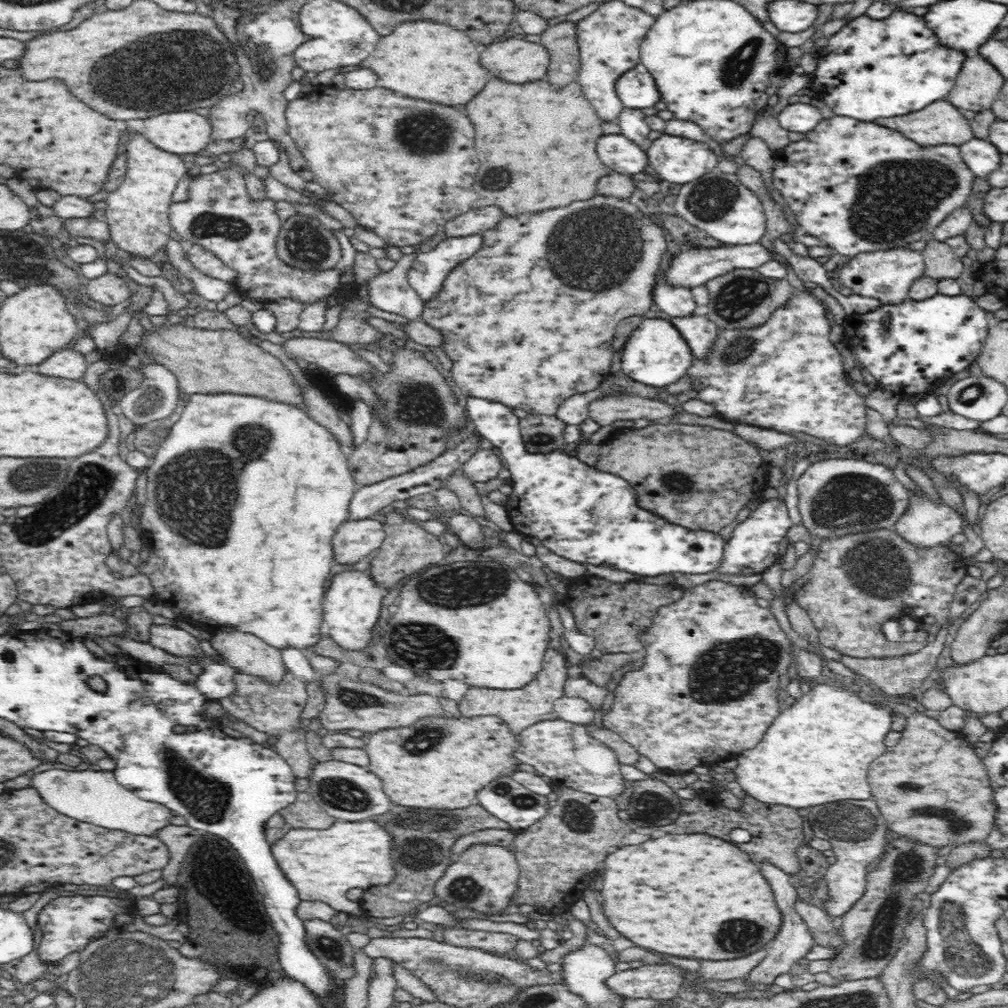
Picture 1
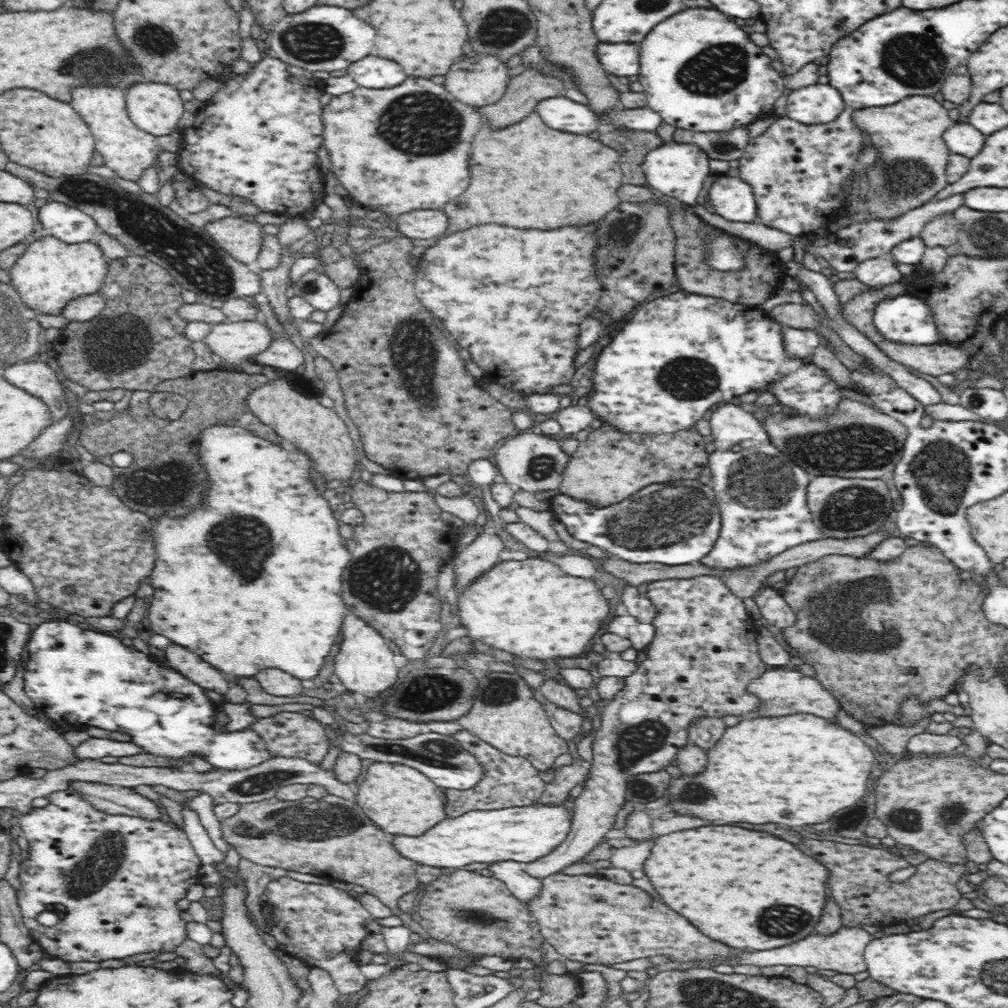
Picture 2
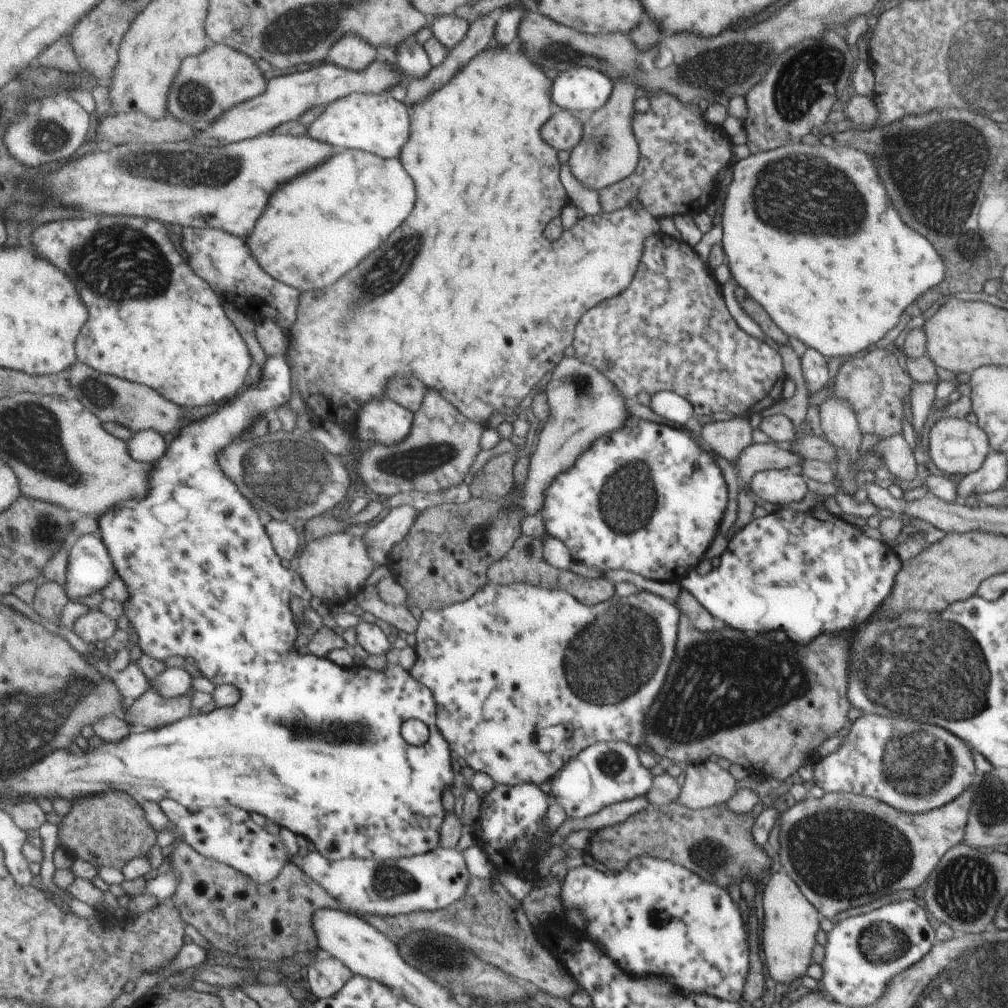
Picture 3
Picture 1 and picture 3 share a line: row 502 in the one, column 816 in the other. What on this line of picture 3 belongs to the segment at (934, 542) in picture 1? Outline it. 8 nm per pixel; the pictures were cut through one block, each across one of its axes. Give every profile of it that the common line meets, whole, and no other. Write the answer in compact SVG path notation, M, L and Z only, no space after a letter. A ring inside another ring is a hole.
M782 870L770 876L761 896L761 950L765 956L765 966L778 987L785 988L797 978L805 976L805 970L812 963L811 950L816 943L815 933L819 930L818 910Z

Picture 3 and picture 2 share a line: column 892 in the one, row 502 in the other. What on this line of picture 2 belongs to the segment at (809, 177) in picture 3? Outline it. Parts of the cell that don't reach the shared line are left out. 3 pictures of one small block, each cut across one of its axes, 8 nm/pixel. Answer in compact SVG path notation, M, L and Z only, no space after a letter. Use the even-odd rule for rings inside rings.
M236 426L206 428L202 432L200 460L204 468L208 470L208 480L210 480L210 490L206 496L208 504L190 512L184 518L164 516L152 528L152 544L156 544L155 554L158 554L155 556L151 572L151 586L154 586L156 590L148 610L148 620L152 630L156 634L170 638L171 642L190 648L194 654L202 656L204 662L210 662L214 668L226 672L226 675L234 674L237 678L255 677L256 672L264 668L280 668L301 681L317 678L324 664L324 658L330 654L330 647L336 642L343 620L349 614L340 594L342 594L342 576L347 564L351 561L351 554L338 532L338 522L334 520L334 514L328 508L328 502L314 490L314 484L310 480L312 461L308 460L304 452L288 452L286 448L276 446L268 440L262 440L258 436L252 436L248 430L242 430Z

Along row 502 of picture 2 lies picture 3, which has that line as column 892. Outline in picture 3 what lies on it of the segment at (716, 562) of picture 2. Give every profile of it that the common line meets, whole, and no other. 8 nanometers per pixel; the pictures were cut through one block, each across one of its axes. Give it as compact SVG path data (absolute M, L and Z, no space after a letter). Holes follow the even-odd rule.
M862 714L847 732L841 735L841 745L833 753L818 757L812 764L812 780L824 793L855 793L891 805L904 813L924 813L943 807L965 792L973 780L971 752L965 743L944 728L891 715Z

